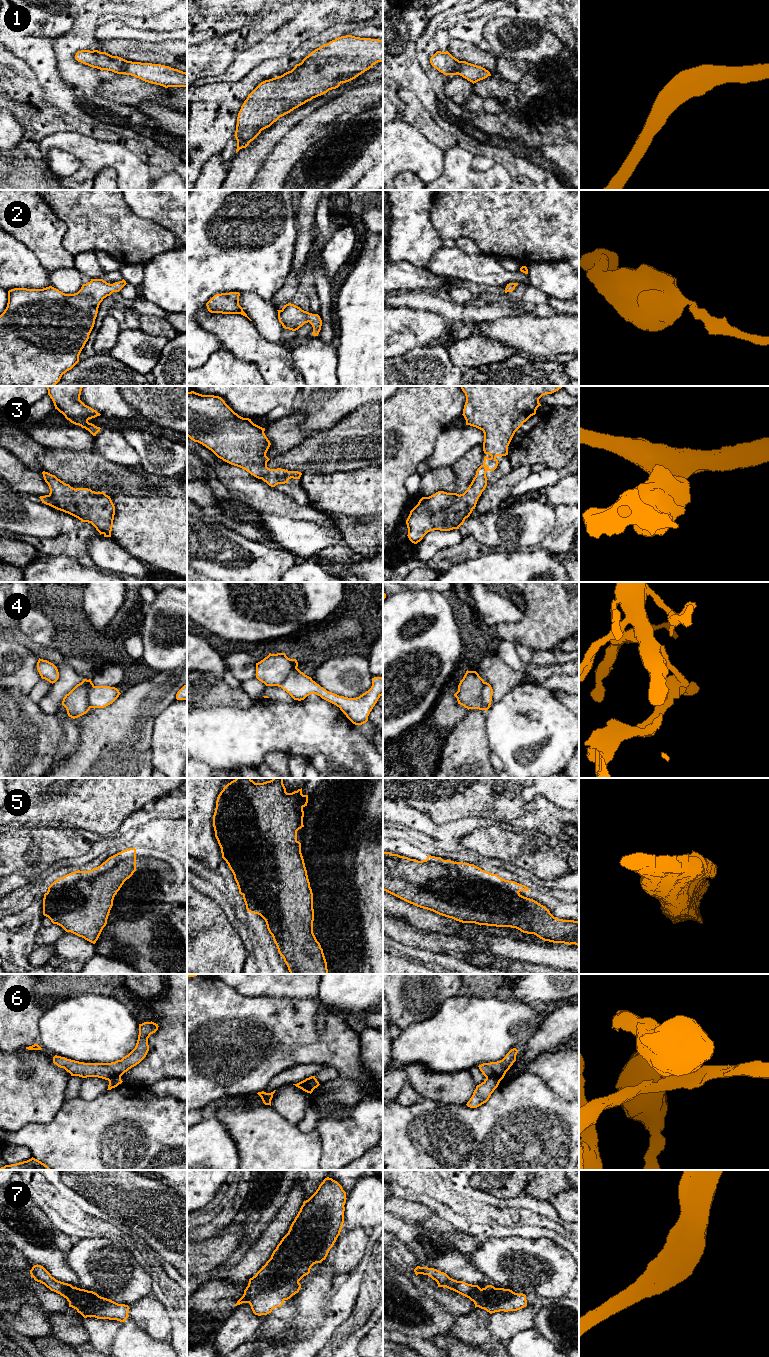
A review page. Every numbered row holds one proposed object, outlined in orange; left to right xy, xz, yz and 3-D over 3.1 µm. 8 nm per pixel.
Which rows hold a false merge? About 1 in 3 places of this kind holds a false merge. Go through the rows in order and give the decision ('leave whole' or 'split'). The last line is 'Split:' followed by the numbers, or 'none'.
1: leave whole
2: leave whole
3: leave whole
4: split
5: leave whole
6: split
7: leave whole
Split: 4, 6

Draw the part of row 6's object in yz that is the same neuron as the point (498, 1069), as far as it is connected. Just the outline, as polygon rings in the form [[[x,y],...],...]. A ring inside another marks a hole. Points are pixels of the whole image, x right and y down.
[[[513,1048],[502,1060],[497,1062],[483,1063],[478,1067],[485,1077],[495,1077],[501,1081],[504,1078],[506,1072],[516,1061],[517,1053],[518,1050]]]

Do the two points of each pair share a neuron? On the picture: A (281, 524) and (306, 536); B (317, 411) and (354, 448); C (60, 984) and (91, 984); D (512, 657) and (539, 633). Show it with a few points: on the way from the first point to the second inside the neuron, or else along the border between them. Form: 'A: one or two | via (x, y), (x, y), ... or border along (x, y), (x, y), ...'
A: one | via (287, 530), (293, 536), (300, 536)
B: two | border along (352, 412), (329, 430), (311, 435)
C: one | via (68, 984), (83, 984)
D: two | border along (502, 639), (513, 641), (516, 644)

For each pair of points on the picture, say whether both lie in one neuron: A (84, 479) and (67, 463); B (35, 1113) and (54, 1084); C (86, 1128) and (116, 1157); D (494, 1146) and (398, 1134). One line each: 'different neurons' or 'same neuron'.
A: same neuron
B: same neuron
C: same neuron
D: same neuron

